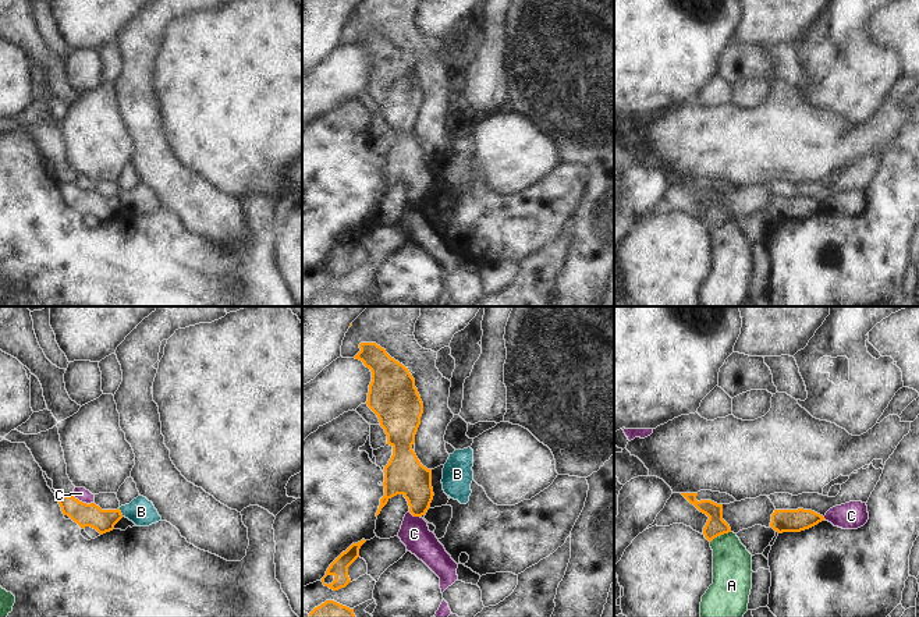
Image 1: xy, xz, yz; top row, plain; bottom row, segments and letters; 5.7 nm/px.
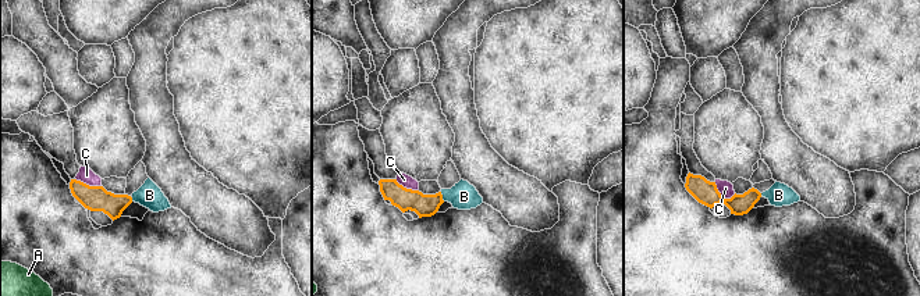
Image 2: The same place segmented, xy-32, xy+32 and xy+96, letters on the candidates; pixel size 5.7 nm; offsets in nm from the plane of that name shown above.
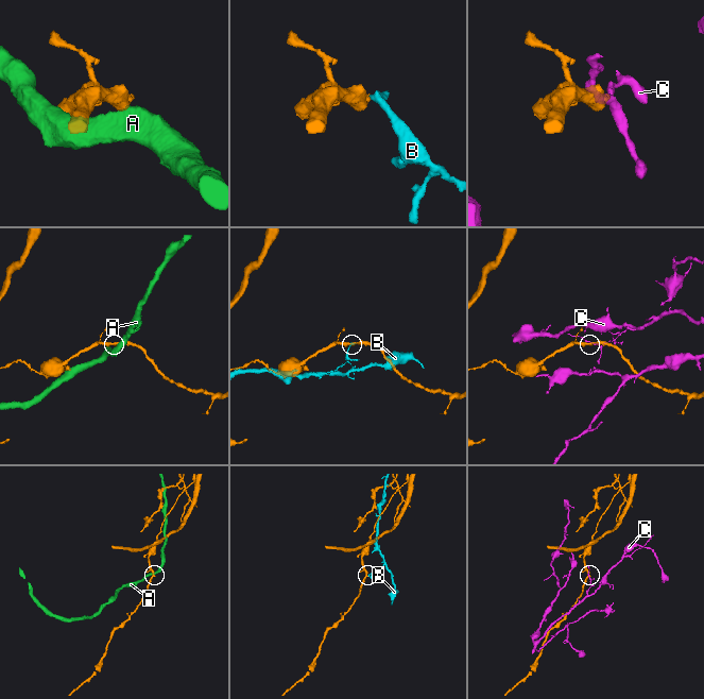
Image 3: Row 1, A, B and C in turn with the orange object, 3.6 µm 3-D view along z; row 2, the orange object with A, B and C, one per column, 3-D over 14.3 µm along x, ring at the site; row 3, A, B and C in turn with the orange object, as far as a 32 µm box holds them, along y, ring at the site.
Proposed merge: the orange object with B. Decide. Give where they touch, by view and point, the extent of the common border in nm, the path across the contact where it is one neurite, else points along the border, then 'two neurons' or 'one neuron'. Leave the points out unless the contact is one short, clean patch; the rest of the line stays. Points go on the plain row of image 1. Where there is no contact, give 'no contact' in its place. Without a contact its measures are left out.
contact xy (120, 199); length 60 nm; border xy (119, 195), (123, 204); two neurons

